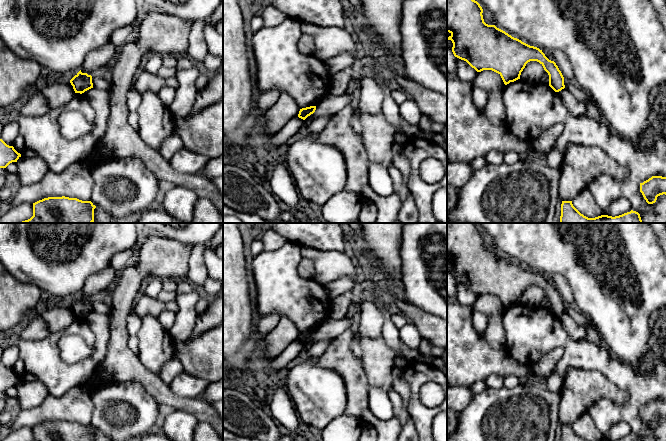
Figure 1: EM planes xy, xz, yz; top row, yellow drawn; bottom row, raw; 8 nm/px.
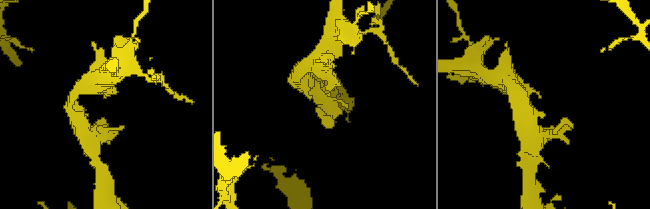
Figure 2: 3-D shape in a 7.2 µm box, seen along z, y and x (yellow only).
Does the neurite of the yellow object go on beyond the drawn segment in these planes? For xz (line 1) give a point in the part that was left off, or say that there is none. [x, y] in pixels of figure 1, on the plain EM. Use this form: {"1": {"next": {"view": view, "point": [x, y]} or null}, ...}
{"1": {"next": null}}

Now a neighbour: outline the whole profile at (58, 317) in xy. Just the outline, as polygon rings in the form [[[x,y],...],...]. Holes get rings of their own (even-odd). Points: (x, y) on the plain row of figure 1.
[[[66,305],[49,306],[43,311],[41,317],[47,323],[51,333],[66,329],[76,318],[71,307]]]

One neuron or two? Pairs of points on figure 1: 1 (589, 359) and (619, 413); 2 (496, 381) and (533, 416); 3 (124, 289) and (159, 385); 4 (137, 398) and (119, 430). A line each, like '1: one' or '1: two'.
1: one
2: two
3: one
4: one

